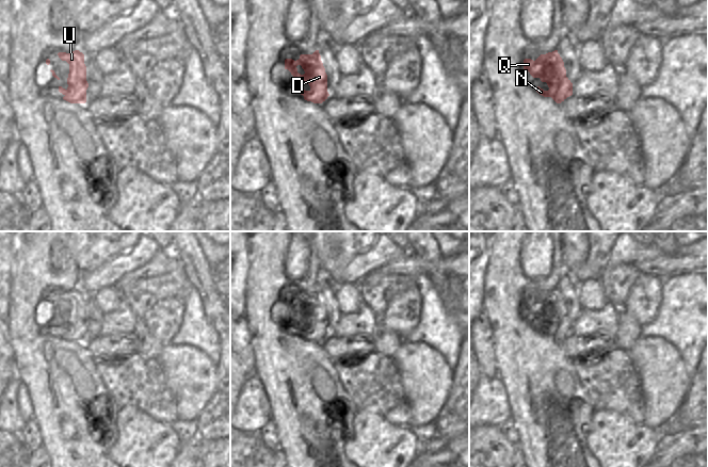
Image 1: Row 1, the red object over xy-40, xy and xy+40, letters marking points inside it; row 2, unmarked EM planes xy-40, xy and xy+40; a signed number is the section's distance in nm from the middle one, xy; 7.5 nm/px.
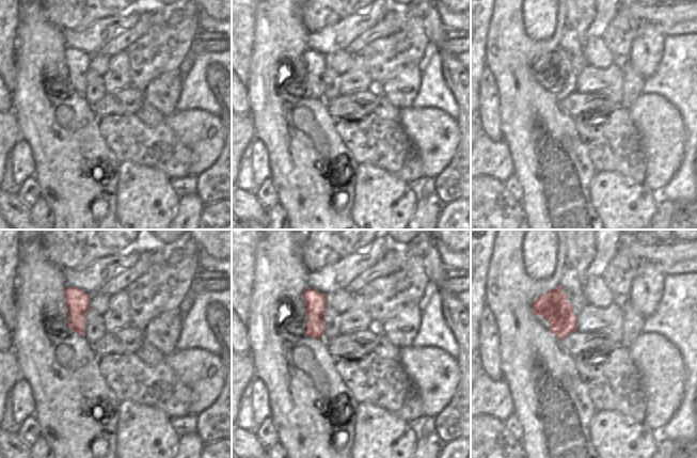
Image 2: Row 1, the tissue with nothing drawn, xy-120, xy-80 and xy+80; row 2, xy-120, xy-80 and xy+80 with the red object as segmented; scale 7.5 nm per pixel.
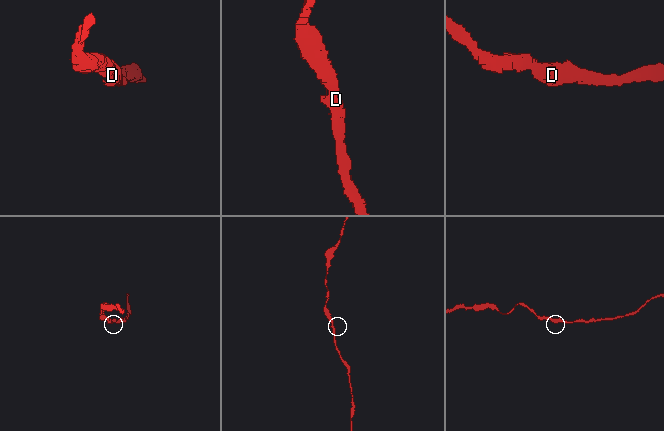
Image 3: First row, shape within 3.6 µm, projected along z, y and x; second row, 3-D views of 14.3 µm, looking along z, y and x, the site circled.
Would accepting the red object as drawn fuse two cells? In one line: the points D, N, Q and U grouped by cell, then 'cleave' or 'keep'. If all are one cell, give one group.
D N Q U; keep

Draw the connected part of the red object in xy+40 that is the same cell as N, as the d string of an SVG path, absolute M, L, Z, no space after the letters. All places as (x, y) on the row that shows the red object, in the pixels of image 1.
M558 50L541 54L535 61L525 59L524 69L527 69L533 78L540 78L542 82L547 83L548 91L536 87L540 95L551 97L557 103L573 95L573 83L566 77L564 62Z

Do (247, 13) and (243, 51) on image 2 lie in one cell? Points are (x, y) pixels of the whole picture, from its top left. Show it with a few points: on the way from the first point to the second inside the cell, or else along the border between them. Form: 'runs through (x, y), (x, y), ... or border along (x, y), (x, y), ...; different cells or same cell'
runs through (243, 22), (243, 42); same cell

